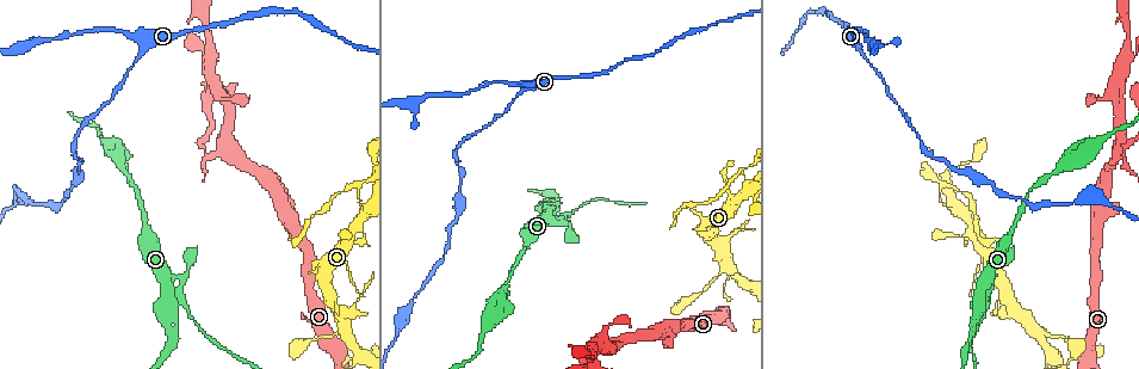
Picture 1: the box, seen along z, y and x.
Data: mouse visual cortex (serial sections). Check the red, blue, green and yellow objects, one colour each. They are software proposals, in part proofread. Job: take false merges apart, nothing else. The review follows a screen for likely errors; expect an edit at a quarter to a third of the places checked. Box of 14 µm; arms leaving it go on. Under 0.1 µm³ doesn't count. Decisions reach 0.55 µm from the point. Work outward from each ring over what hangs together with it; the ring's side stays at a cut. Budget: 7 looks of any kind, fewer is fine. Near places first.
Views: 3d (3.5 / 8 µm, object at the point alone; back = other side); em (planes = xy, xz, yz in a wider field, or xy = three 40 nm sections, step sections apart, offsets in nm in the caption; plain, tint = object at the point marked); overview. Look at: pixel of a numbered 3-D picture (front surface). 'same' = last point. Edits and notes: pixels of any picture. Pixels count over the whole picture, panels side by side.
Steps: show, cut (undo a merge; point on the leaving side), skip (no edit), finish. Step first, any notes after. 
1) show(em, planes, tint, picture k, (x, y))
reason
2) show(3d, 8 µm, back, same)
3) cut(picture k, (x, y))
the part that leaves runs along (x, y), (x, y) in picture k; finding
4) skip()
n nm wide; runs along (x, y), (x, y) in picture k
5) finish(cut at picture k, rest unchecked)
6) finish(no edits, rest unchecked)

show(3d, 3.5 µm, picture 1, (137, 33))
thick turns thin

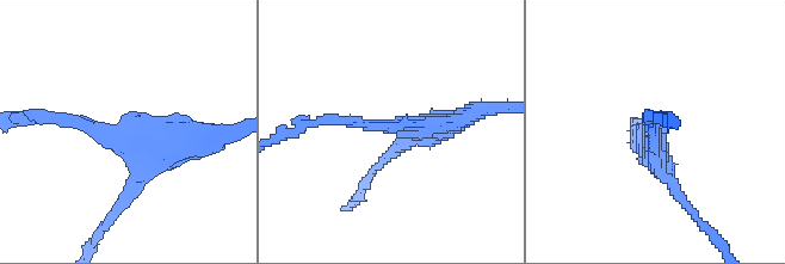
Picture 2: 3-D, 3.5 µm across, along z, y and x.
show(em, xy, step 2, tint, picture 2, (116, 134))
shape alone is not enough

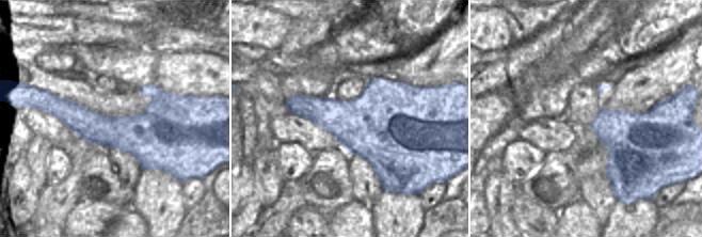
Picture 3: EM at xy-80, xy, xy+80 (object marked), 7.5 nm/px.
skip()
all the same cell

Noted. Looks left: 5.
show(3d, 3.5 µm, picture 1, (994, 286))
thin neck

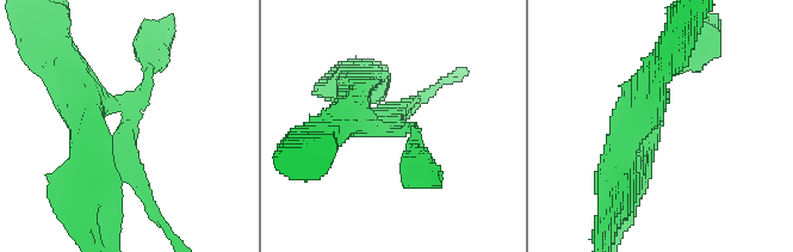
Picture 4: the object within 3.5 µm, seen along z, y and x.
show(em, planes, tint, picture 4, (122, 121))
shape alone is not enough

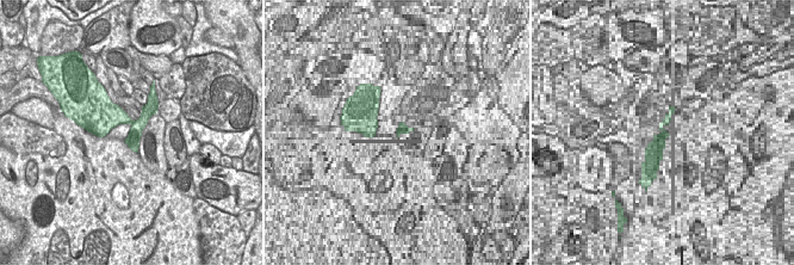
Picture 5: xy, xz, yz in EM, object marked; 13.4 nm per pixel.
show(em, xy, step 1, tint, same)
cut it another way

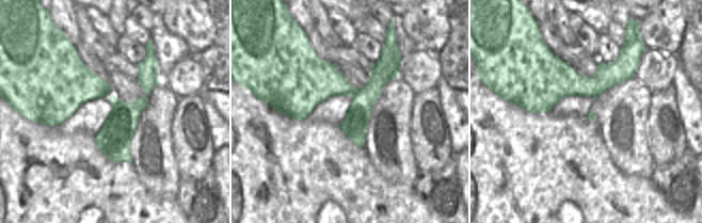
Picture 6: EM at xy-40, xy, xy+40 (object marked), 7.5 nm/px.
skip()
runs along (64, 72), (123, 112), (146, 194) in picture 4; all the same cell

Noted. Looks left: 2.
show(3d, 3.5 µm, picture 1, (205, 150))
sharp bend

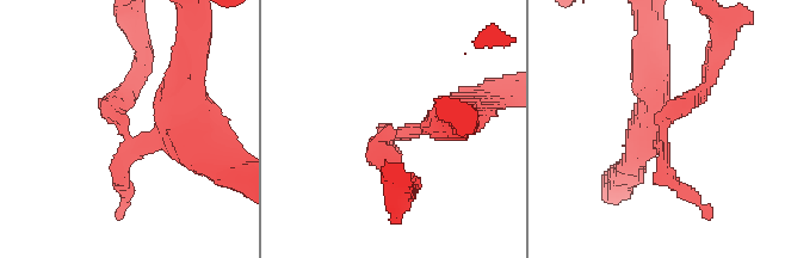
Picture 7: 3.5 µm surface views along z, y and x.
cut(picture 7, (129, 100))
the part that leaves runs along (153, 141), (131, 141), (112, 112), (135, 79) in picture 7; a second cell is stuck on

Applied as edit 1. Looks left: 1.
finish(cut at picture 7, rest unchecked)

